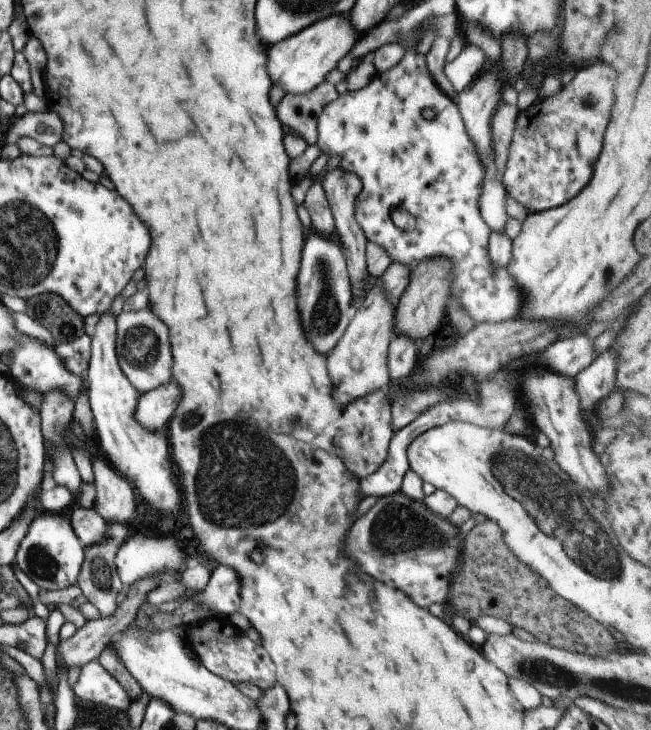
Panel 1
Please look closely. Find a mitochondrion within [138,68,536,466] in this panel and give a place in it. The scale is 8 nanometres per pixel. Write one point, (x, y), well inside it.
(324, 318)

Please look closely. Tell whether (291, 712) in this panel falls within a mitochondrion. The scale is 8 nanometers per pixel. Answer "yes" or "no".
no

